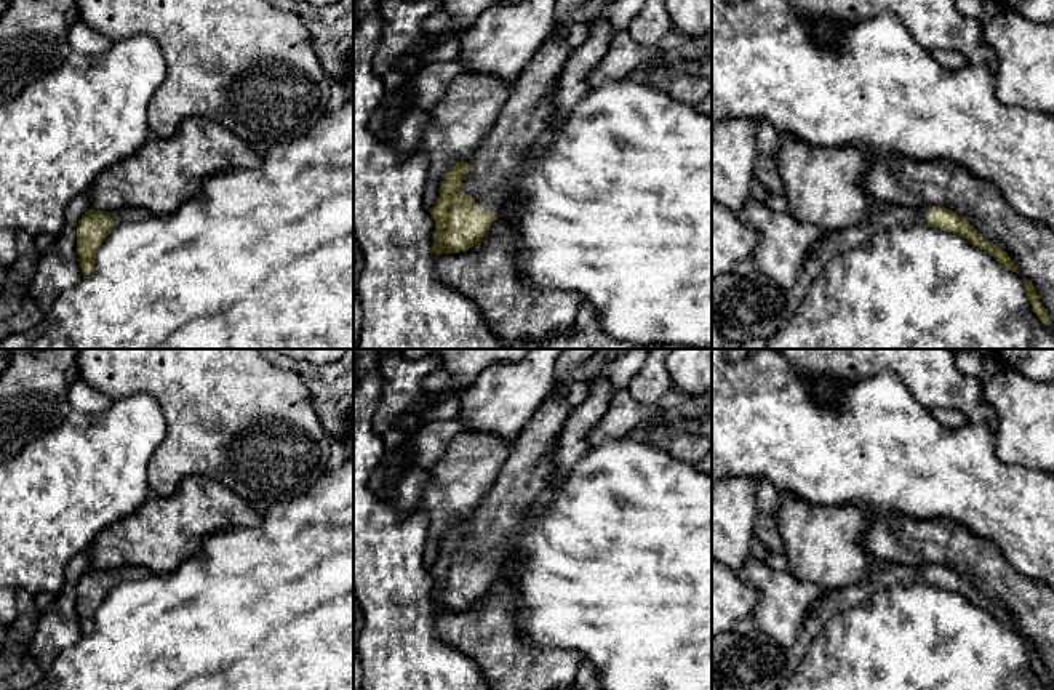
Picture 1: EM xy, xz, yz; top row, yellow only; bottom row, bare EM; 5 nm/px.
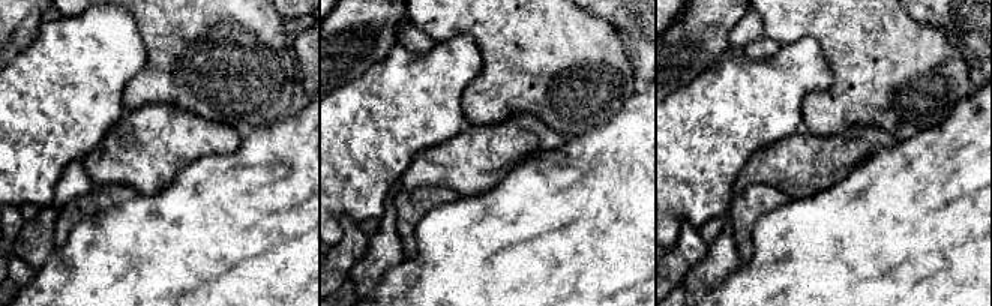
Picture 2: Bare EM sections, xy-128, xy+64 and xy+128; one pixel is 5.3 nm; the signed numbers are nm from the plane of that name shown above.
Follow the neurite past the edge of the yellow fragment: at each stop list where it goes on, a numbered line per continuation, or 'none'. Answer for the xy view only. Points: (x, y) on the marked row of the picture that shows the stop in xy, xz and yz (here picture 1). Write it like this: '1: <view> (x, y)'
1: xy (117, 216)

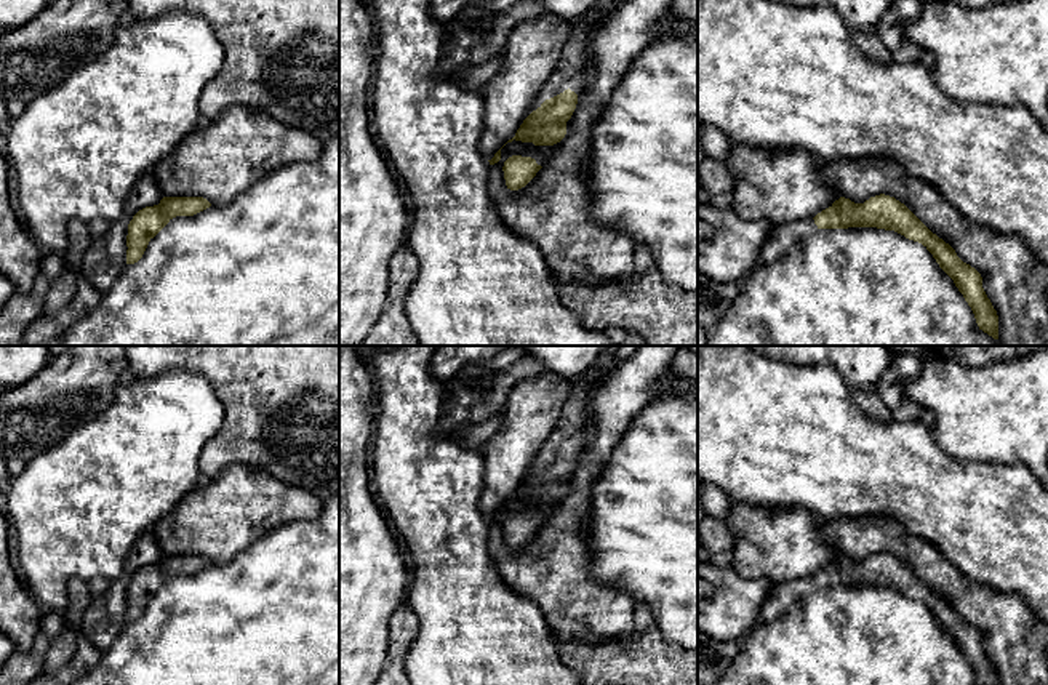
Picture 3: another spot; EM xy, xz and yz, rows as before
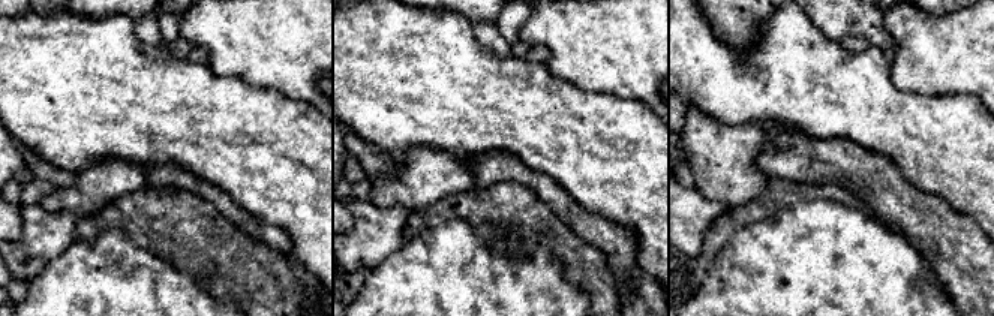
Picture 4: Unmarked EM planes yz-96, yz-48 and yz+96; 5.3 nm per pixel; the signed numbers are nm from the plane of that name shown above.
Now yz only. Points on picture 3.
none

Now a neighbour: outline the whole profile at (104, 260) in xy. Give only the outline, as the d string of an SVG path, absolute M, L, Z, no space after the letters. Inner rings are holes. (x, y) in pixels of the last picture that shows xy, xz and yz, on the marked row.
M152 173L144 174L131 187L123 214L114 221L109 230L94 240L82 254L82 277L86 278L101 294L106 294L126 267L126 235L133 216L146 208L158 205L163 198Z

